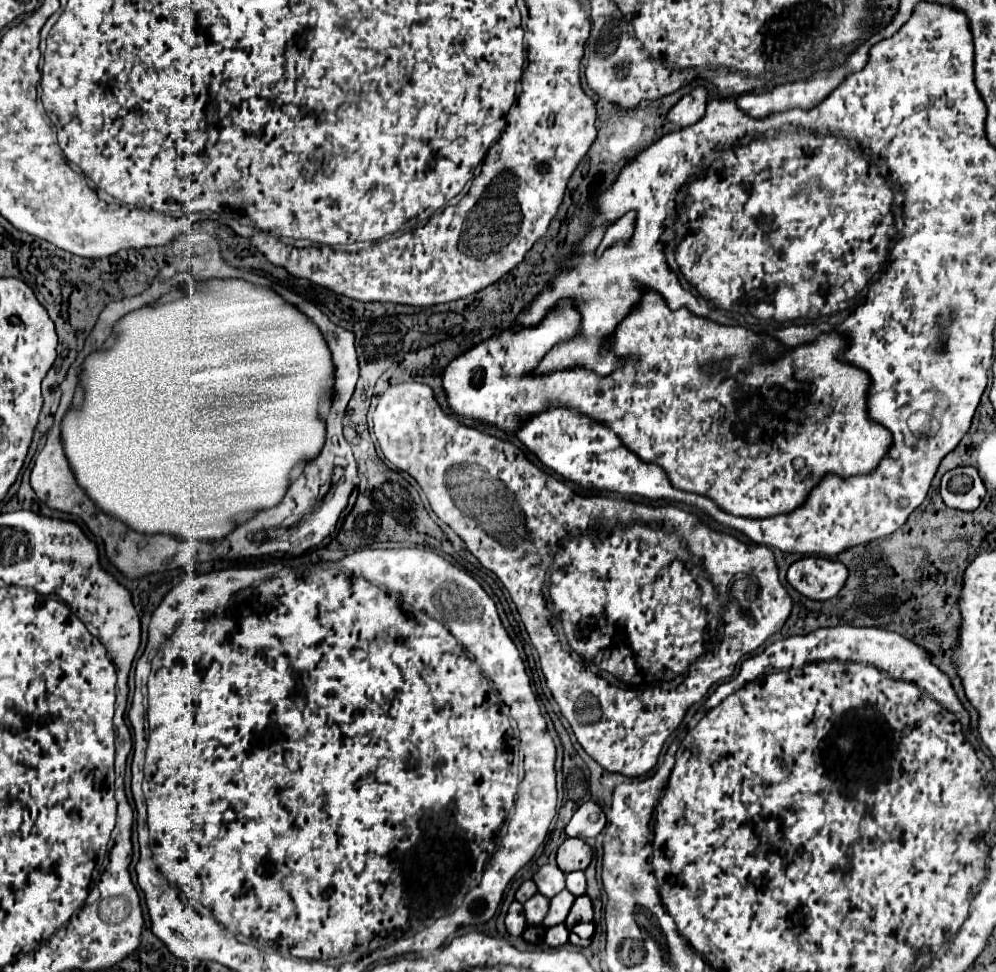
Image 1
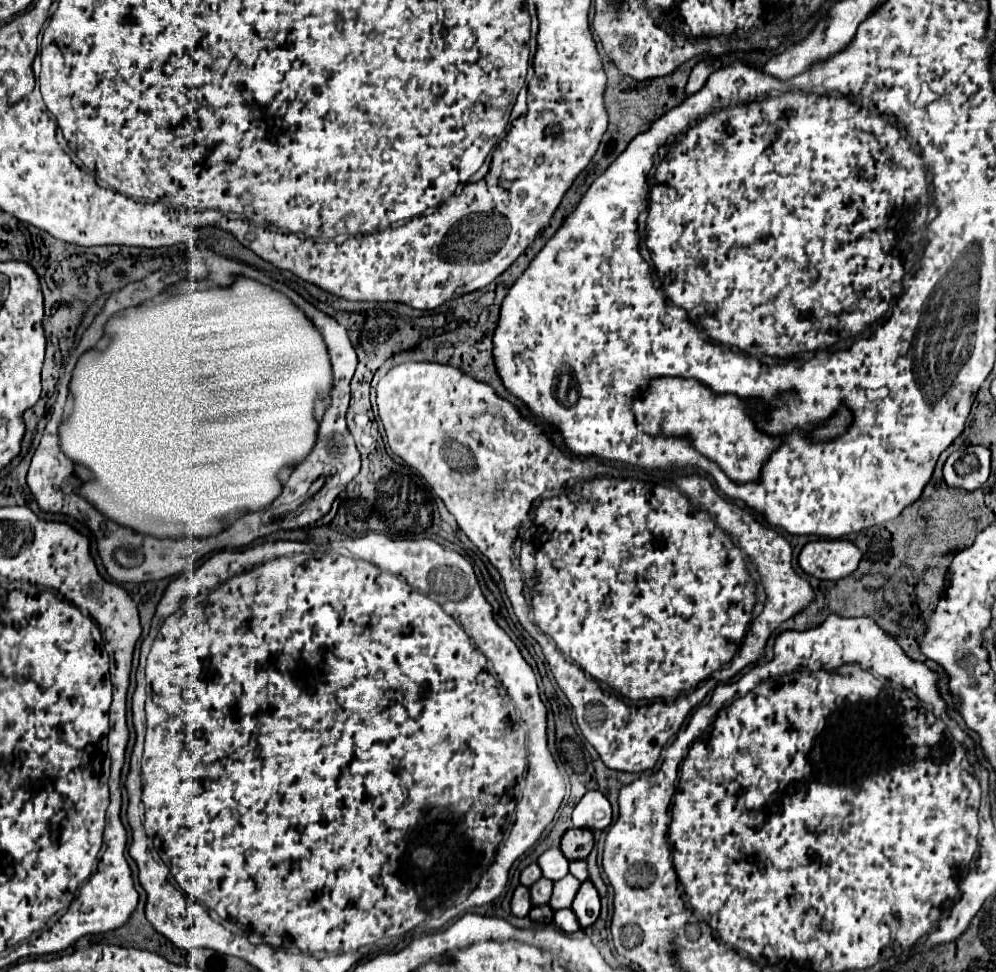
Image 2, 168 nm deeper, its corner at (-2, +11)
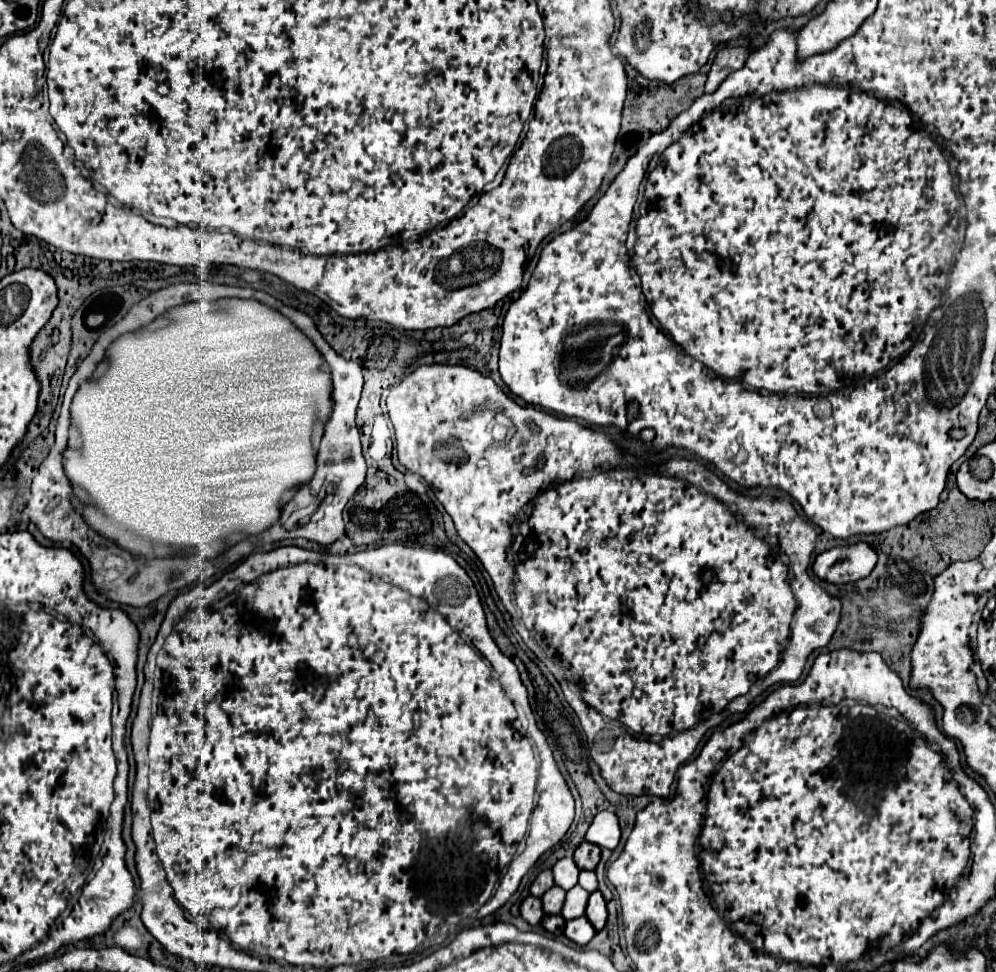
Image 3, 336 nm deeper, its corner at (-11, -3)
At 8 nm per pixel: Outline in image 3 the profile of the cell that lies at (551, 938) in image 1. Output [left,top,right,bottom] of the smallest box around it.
[564,916,596,946]

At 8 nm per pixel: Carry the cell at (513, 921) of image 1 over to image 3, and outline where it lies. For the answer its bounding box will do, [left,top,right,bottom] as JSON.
[520,896,544,924]

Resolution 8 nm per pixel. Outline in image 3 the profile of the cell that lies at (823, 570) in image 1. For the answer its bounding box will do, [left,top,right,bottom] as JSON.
[814,542,876,584]

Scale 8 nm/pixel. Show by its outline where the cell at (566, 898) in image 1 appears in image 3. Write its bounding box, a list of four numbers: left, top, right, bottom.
[562,886,588,920]

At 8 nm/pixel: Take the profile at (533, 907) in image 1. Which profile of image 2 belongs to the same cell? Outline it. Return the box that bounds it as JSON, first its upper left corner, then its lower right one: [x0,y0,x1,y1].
[531,878,553,906]

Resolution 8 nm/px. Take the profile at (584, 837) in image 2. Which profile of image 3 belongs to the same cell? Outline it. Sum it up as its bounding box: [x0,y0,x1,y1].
[574,842,600,870]

